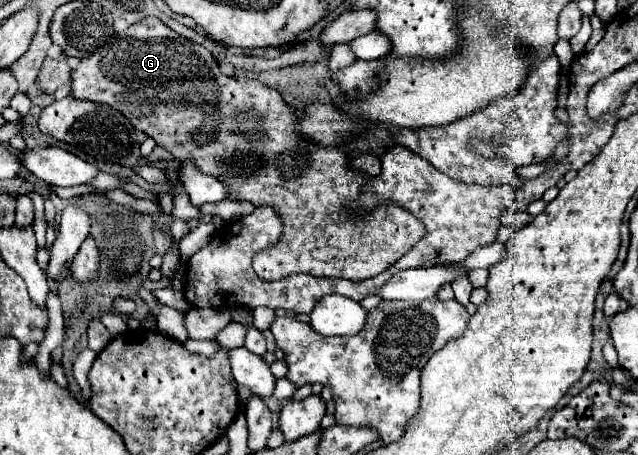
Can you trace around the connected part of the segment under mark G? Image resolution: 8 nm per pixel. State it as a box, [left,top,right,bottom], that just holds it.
[71,19,425,281]

